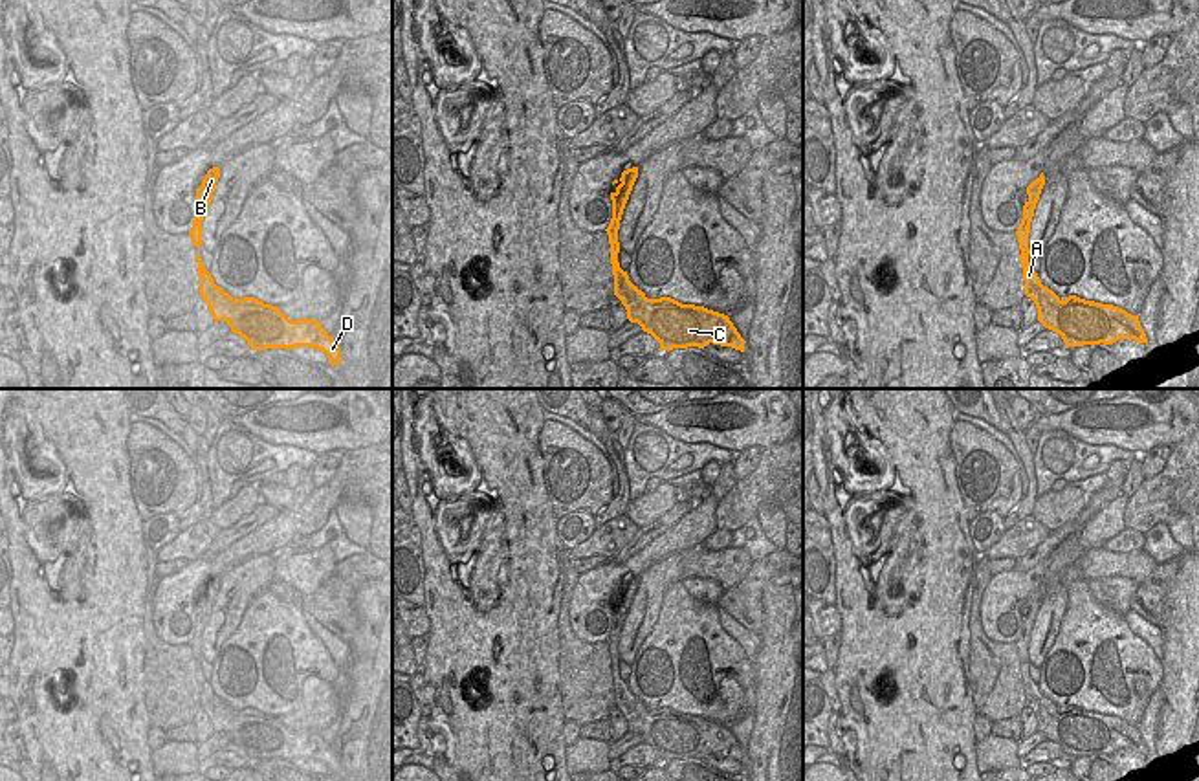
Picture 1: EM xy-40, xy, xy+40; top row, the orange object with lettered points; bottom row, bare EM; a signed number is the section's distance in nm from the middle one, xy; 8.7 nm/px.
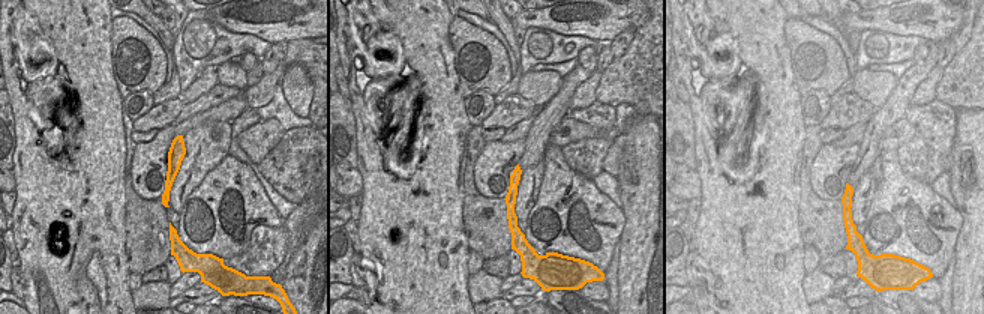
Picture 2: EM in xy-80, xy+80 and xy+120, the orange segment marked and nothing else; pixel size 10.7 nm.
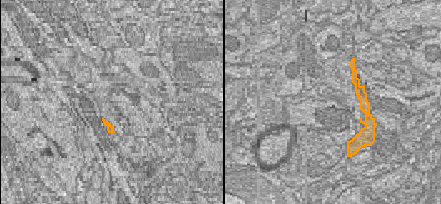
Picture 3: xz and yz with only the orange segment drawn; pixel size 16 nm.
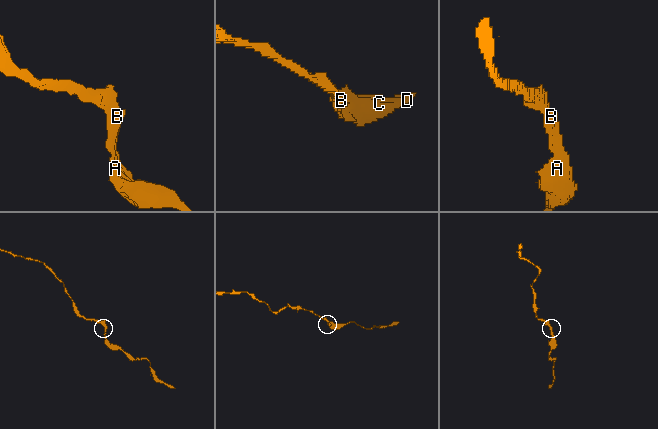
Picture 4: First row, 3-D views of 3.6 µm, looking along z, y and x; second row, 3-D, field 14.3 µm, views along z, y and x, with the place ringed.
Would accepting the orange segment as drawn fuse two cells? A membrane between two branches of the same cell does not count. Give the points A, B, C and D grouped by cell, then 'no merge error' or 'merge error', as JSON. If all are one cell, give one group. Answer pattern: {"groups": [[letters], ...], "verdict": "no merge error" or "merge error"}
{"groups": [["A", "B", "C", "D"]], "verdict": "no merge error"}

